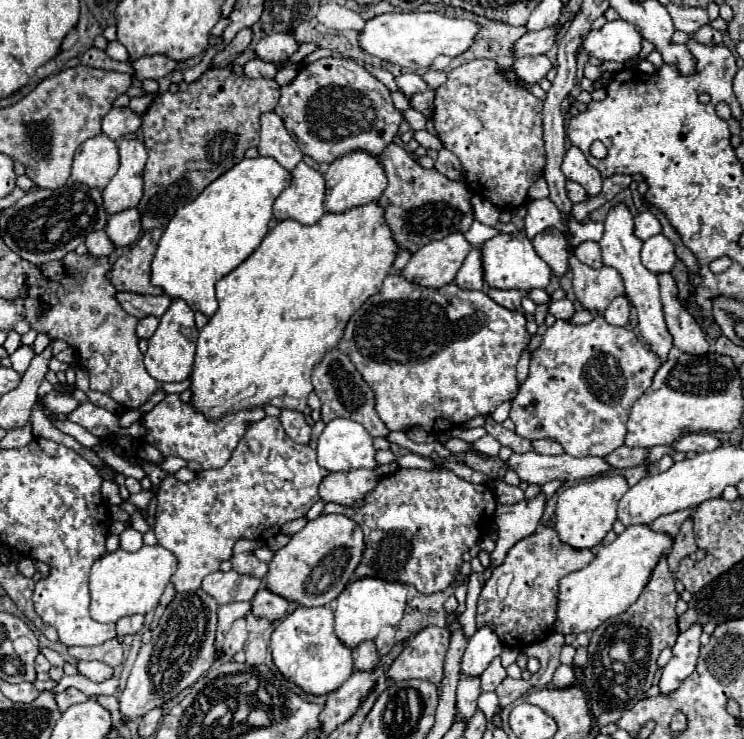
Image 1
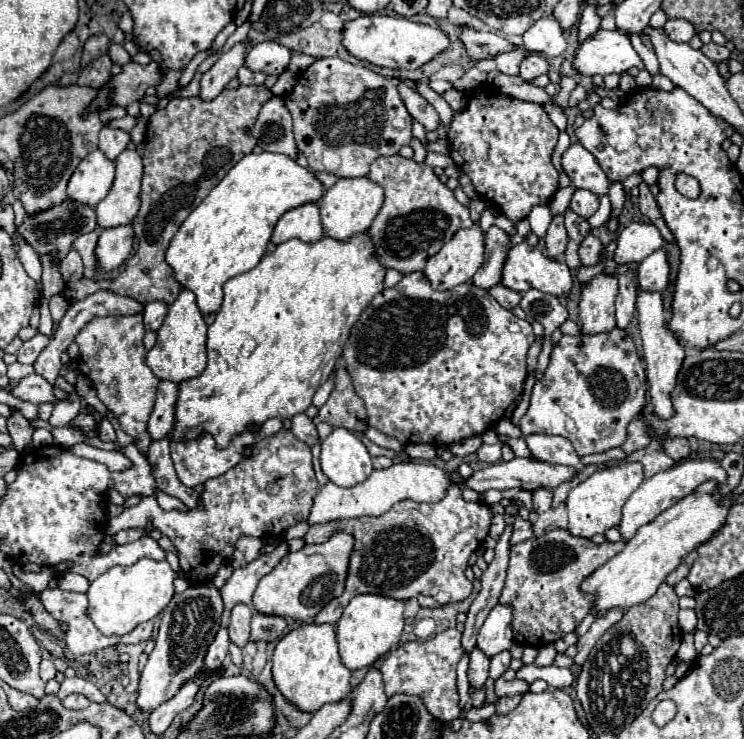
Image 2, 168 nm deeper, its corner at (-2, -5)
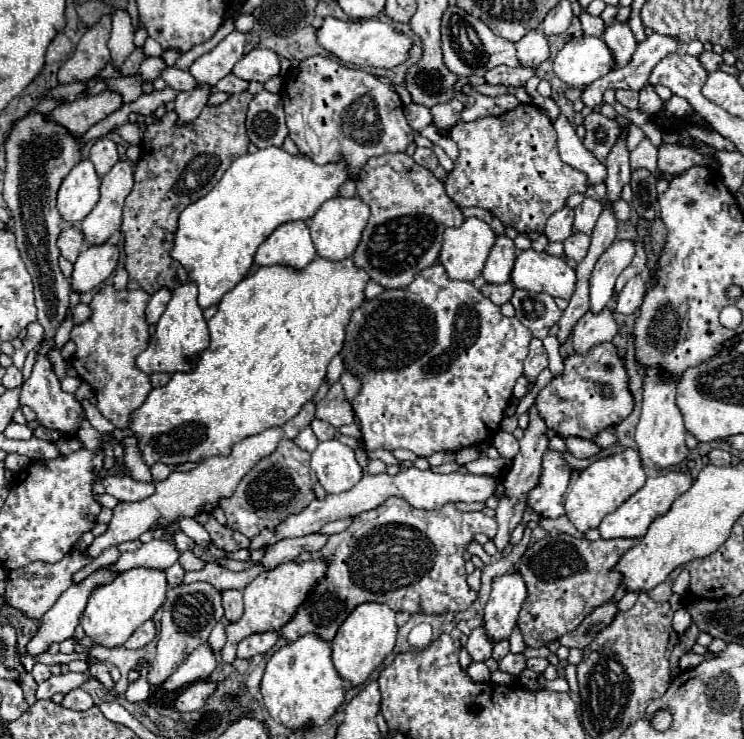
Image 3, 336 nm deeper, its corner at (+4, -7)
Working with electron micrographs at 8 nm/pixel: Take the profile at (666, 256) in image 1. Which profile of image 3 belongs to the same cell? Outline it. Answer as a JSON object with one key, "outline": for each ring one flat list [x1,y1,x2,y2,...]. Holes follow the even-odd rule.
{"outline":[[634,276,626,286,624,290,616,296,616,306,614,306,614,312,620,312,620,314,634,314,640,306,642,306,642,300,646,296,646,284,642,280,642,276]]}

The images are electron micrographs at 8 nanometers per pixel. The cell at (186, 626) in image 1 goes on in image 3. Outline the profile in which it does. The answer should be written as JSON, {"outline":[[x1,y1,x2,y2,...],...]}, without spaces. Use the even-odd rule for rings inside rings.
{"outline":[[192,582,192,584,180,584,176,588,168,590,168,598,162,606,162,626,158,634,158,646,156,656,150,662,148,670,148,684,150,686,162,686,176,668,200,646,208,640,212,628,216,622,222,620,222,596,220,592,208,584,208,582]]}

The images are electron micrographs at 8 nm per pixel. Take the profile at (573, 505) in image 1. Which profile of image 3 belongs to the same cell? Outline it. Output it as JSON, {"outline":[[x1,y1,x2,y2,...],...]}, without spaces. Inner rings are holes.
{"outline":[[624,450,622,454,614,454,608,458,600,458,590,464,580,476,572,482,566,494,566,516,580,530,586,532,590,528,598,528,602,518,614,512,620,504,624,504,634,492,638,492,646,482,646,474,636,450]]}

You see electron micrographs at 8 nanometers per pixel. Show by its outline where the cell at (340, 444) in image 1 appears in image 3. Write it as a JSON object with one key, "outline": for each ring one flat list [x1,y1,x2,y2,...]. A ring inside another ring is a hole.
{"outline":[[336,438,320,442,312,452,312,462,318,482,328,494,340,494,356,486,364,474,362,466,356,460,356,454,346,444]]}

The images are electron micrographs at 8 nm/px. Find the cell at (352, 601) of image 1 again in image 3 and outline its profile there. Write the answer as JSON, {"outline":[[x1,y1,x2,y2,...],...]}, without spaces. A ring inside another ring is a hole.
{"outline":[[366,602,356,606,348,618,340,624,332,644,332,662,338,670,338,674,346,680,350,680,354,686,364,684,364,680,376,670,382,660,392,652,396,642,396,612,388,608,386,604]]}

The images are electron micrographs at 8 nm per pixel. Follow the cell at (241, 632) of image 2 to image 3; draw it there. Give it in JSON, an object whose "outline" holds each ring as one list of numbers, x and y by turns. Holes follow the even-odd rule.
{"outline":[[238,590,222,592,222,606,226,622,238,622,242,618,242,592]]}

